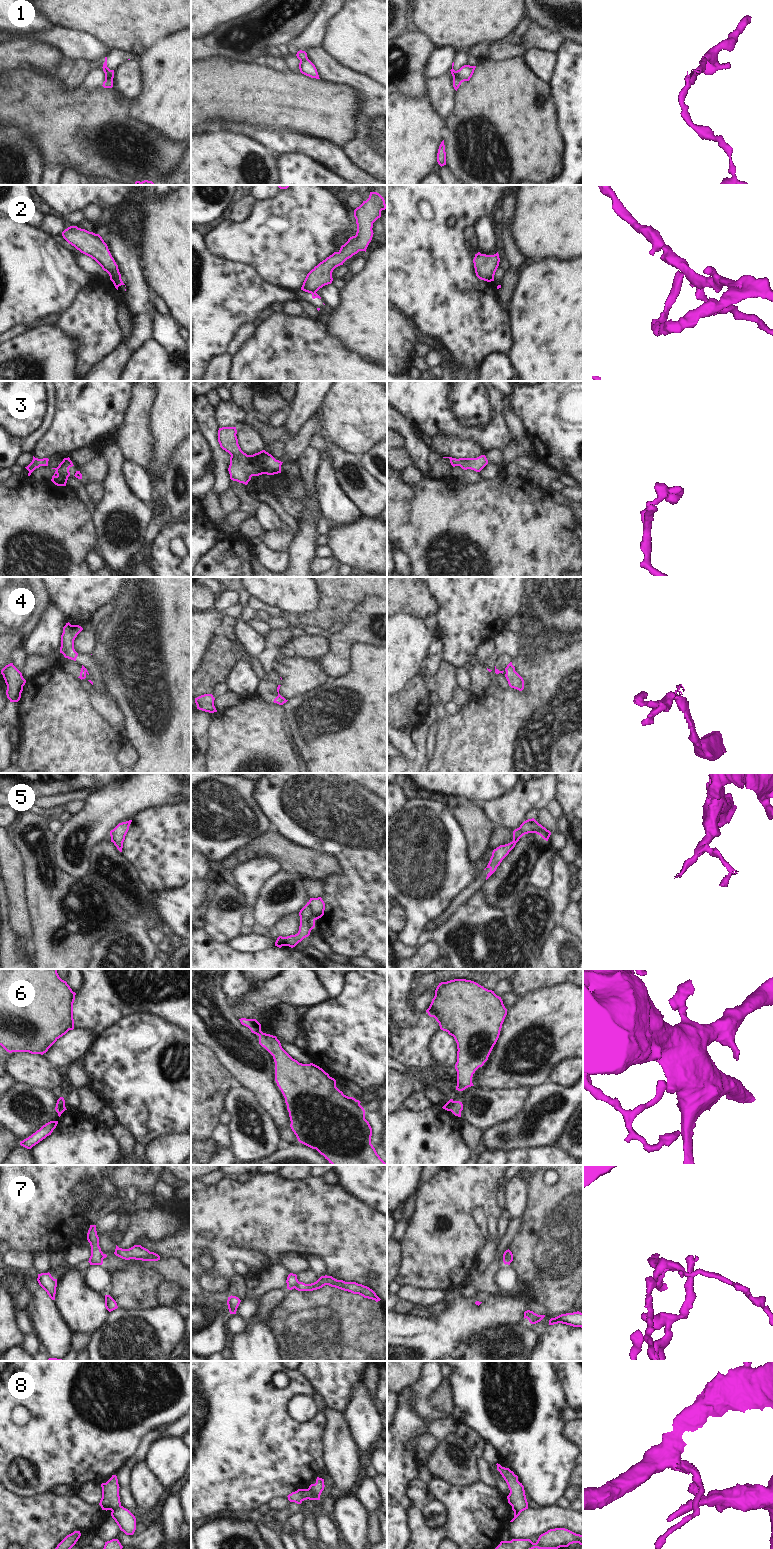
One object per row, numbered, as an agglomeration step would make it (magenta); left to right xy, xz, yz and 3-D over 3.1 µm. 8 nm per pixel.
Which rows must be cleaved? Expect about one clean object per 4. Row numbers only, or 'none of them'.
1, 2, 4, 5, 6, 7, 8

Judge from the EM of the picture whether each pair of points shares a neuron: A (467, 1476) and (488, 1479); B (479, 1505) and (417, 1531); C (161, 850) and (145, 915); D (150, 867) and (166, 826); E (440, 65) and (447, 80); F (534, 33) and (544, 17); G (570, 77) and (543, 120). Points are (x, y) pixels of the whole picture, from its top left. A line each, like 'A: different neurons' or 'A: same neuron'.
A: different neurons
B: same neuron
C: different neurons
D: same neuron
E: different neurons
F: different neurons
G: different neurons

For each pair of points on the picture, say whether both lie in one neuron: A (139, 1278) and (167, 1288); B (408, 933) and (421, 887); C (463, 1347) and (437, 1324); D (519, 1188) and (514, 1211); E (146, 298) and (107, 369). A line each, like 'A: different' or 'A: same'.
A: different
B: same
C: different
D: same
E: same

